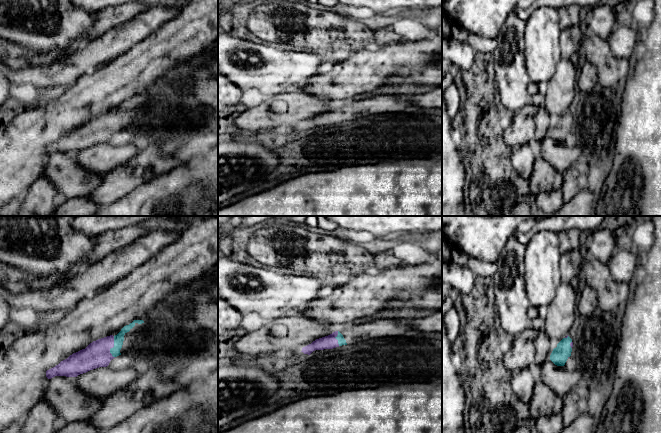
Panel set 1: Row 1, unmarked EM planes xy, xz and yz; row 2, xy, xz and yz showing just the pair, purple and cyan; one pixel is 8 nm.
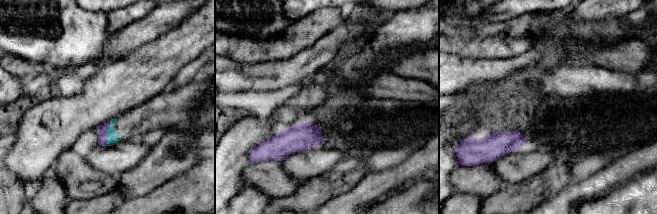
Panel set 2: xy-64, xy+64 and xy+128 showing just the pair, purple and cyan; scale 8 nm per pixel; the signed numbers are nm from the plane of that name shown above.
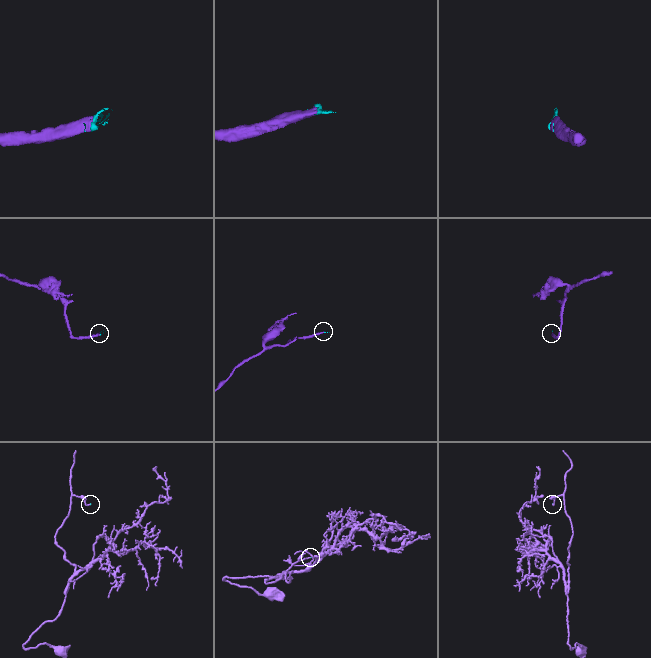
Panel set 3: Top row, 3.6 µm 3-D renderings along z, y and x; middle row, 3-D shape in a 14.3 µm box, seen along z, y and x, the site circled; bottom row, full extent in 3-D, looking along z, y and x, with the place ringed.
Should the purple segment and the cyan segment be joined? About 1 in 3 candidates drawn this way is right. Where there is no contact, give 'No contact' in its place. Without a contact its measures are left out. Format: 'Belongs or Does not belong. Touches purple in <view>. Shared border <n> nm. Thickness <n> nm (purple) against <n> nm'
Belongs. Touches purple in xy. Shared border 180 nm. Thickness 220 nm (purple) against 80 nm

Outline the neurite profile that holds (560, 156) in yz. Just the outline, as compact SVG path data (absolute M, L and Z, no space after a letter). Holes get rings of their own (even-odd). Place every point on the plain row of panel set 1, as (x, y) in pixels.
M550 134L541 140L540 144L541 157L562 174L573 163L582 160L579 147L569 147L564 142L557 142Z

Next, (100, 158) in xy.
M133 142L120 146L99 143L78 151L76 161L84 170L102 175L130 160L138 152Z

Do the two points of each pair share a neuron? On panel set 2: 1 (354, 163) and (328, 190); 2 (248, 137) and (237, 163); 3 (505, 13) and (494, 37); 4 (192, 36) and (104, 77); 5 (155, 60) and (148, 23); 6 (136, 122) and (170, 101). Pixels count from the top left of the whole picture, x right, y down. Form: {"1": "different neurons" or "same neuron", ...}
{"1": "same neuron", "2": "same neuron", "3": "different neurons", "4": "same neuron", "5": "different neurons", "6": "same neuron"}

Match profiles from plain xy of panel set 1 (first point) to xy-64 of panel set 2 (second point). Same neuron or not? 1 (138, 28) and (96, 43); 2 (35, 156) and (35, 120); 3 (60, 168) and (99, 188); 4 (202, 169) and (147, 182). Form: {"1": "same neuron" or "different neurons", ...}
{"1": "different neurons", "2": "same neuron", "3": "same neuron", "4": "different neurons"}

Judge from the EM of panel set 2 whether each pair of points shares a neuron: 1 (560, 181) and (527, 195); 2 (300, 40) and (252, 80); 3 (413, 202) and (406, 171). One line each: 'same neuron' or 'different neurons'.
1: same neuron
2: different neurons
3: different neurons

